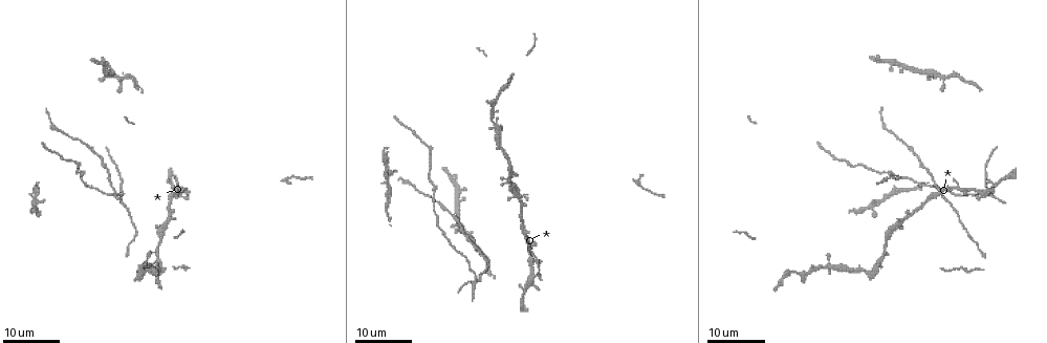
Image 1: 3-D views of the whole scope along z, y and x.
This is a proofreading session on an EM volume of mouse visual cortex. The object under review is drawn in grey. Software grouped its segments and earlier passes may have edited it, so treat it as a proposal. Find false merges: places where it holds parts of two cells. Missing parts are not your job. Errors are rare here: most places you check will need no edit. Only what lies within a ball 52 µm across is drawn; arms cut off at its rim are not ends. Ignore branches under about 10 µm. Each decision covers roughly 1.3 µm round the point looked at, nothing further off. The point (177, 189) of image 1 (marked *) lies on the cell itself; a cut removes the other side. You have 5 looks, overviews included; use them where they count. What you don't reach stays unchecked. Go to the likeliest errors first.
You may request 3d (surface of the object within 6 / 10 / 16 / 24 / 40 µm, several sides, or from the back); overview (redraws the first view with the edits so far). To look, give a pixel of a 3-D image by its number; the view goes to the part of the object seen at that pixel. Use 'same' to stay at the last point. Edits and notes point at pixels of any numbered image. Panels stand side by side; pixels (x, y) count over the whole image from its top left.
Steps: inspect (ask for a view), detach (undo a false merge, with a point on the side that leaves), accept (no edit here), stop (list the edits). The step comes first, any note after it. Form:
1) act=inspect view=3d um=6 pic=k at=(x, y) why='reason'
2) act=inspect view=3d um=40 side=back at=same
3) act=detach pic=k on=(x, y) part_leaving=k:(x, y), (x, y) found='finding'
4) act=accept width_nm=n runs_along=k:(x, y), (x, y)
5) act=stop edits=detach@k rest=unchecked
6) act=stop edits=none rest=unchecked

act=inspect view=3d um=24 pic=1 at=(519, 197) why='small branch off a trunk'

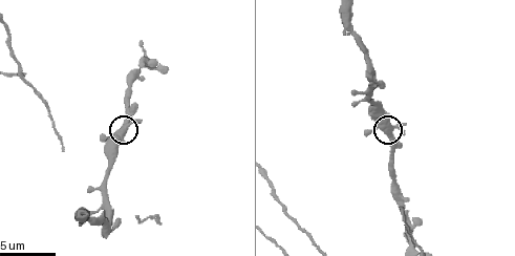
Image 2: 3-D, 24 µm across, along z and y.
act=inspect view=3d um=10 pic=2 at=(391, 129)

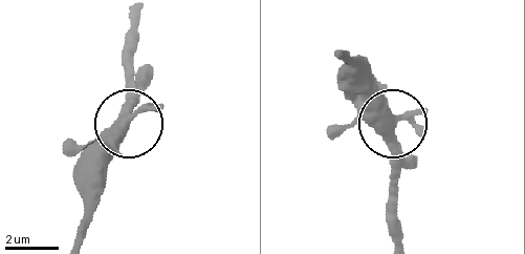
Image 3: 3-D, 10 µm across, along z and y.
act=accept arms=4 found='one cell here'

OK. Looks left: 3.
act=inspect view=3d um=24 pic=1 at=(283, 181) why='calibre changes'

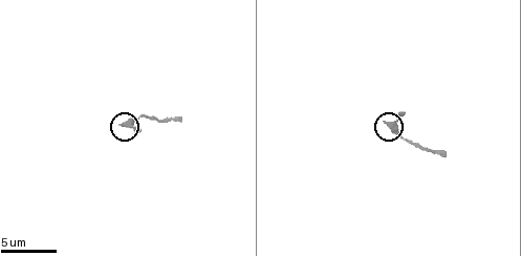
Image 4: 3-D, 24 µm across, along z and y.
act=inspect view=3d um=10 pic=4 at=(123, 126)

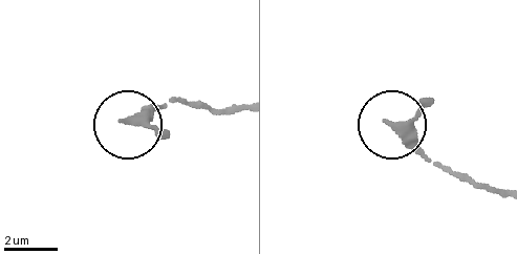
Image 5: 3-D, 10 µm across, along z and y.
act=accept found='one cell here'

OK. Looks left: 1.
act=stop edits=none rest=unchecked

